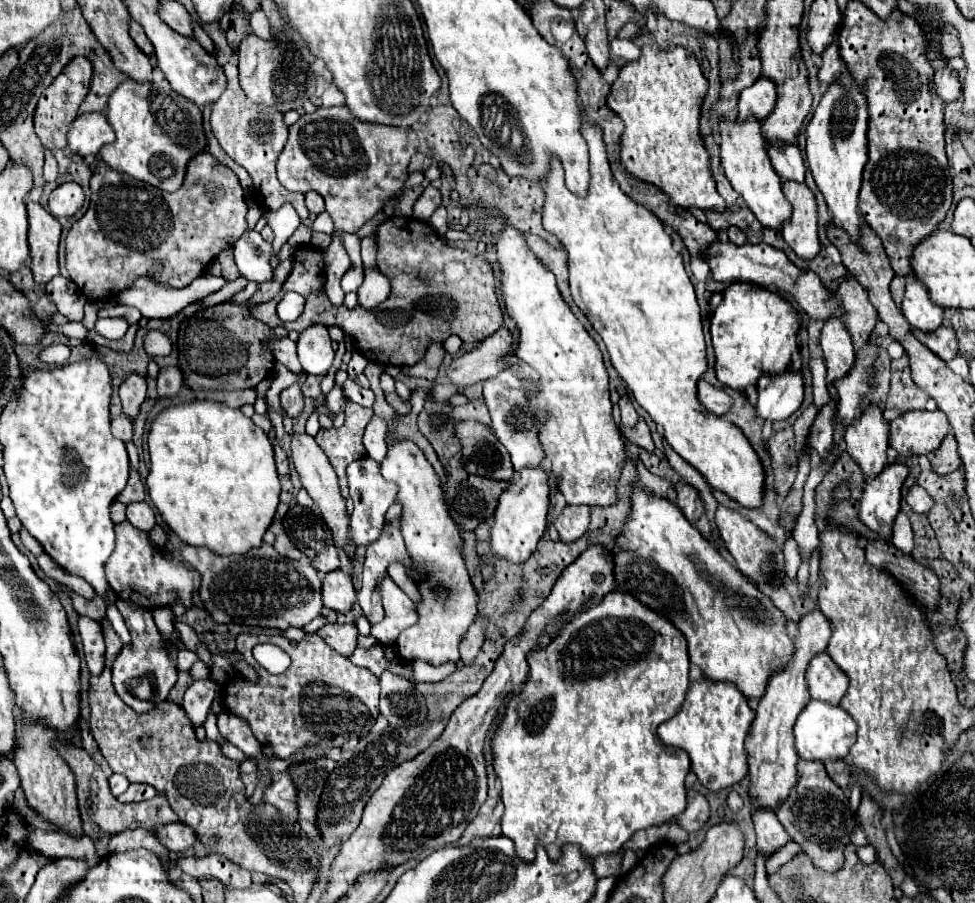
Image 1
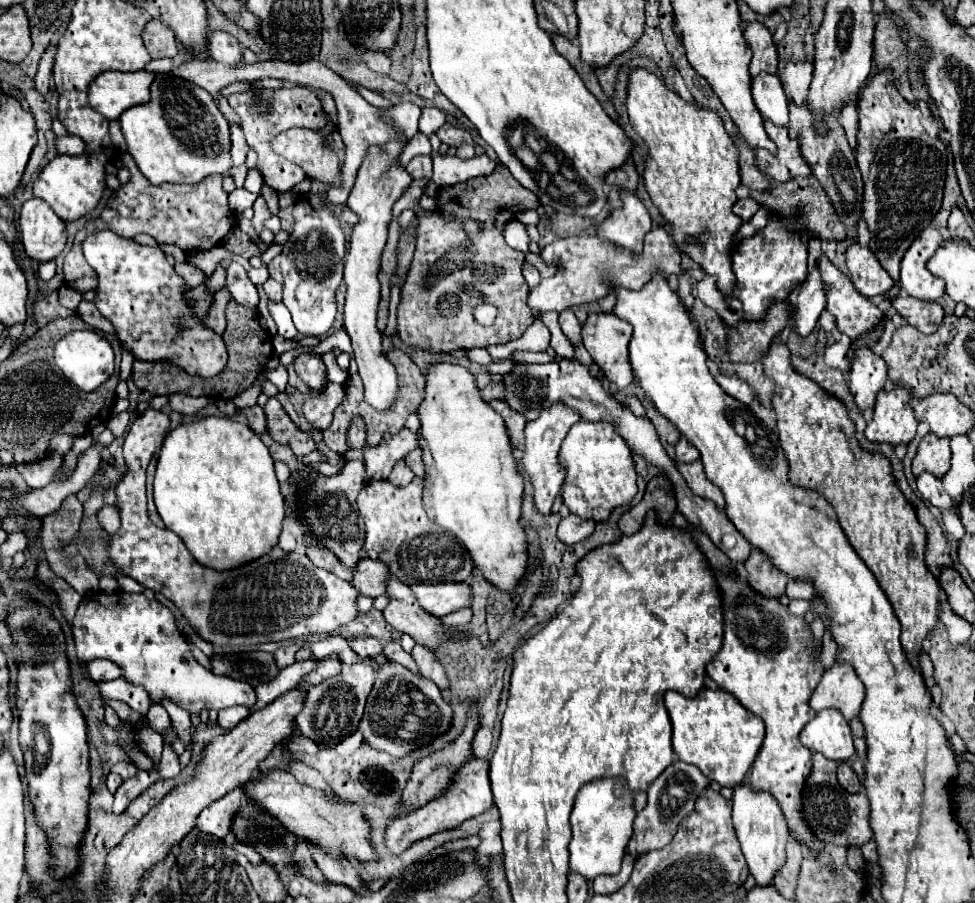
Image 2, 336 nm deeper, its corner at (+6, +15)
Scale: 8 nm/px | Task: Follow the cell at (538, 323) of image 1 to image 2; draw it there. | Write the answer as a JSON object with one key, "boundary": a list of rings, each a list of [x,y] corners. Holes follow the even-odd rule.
{"boundary":[[[580,420],[568,432],[562,442],[560,462],[566,468],[566,480],[562,498],[572,514],[604,522],[610,518],[612,510],[632,502],[636,496],[636,470],[632,460],[632,450],[624,444],[624,438],[616,434],[612,424],[606,422],[586,422]]]}

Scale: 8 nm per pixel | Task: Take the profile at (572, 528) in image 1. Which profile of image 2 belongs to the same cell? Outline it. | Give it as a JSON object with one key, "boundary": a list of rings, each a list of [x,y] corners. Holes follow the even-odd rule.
{"boundary":[[[570,514],[566,518],[562,518],[560,526],[558,526],[558,538],[564,544],[576,544],[586,540],[592,532],[594,532],[594,522],[592,520],[582,520],[576,514]]]}

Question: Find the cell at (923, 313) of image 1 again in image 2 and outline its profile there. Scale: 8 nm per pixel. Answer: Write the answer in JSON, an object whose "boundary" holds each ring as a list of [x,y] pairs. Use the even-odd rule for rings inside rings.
{"boundary":[[[934,224],[924,228],[924,232],[920,232],[920,236],[910,244],[900,264],[900,286],[908,296],[918,300],[938,300],[946,292],[944,280],[932,276],[926,268],[926,262],[942,244],[944,238]]]}

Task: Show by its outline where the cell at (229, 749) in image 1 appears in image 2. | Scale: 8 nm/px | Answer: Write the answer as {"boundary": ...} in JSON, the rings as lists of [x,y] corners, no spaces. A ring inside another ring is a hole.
{"boundary":[[[236,788],[228,792],[222,800],[216,800],[208,808],[204,808],[196,820],[196,826],[206,834],[224,838],[226,834],[230,834],[232,816],[236,816],[236,808],[240,808],[240,804],[244,802],[246,802],[244,790]]]}

